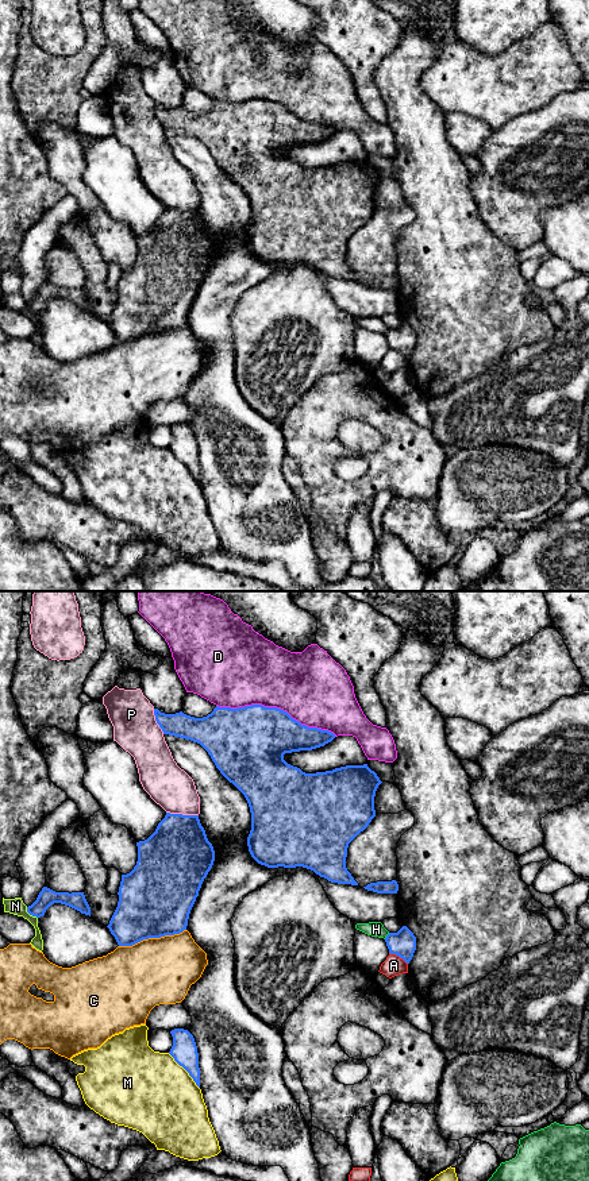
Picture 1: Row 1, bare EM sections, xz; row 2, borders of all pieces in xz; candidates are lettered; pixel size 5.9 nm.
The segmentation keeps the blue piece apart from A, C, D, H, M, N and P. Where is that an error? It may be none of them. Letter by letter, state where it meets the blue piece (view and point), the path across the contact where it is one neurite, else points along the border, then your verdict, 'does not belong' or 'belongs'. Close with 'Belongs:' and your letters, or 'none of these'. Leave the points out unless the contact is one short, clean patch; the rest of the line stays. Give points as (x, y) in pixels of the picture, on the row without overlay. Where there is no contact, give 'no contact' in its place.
A: meets blue in xz at (399, 351); border along xz (389, 347), (399, 351), (407, 359); does not belong
C: meets blue in xz at (151, 332); does not belong
D: meets blue in xz at (276, 103); does not belong
H: meets blue in xz at (387, 331); does not belong
M: meets blue in xz at (185, 464); does not belong
N: meets blue in xz at (30, 309); does not belong
P: meets blue in xz at (181, 209); does not belong
Belongs: none of these

